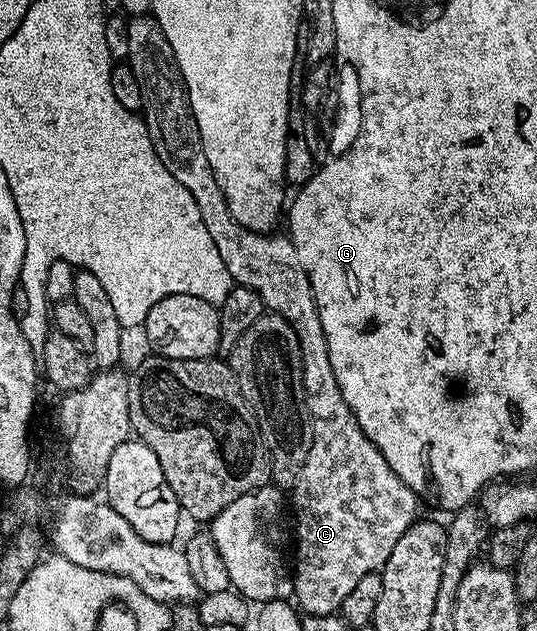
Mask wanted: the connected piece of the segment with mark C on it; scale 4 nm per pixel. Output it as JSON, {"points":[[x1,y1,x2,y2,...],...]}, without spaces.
{"points":[[135,16,128,21,128,34,129,52,125,61,131,67,133,76,137,76,137,84,141,88,141,117,147,125,149,140,153,140,153,152,161,156,161,164,173,172,177,184,185,184,185,188,189,188,197,200,201,220,205,220,205,228,209,236,213,236,213,244,217,244,217,252,221,252,225,268,229,268,232,283,253,288,253,292,261,296,264,307,270,313,280,314,289,320,293,332,297,332,305,404,311,417,311,447,309,460,305,460,305,468,301,468,301,476,295,481,295,489,289,498,290,505,291,502,295,505,293,598,304,615,335,614,342,607,345,596,357,588,357,580,361,580,361,576,382,571,397,540,401,540,403,533,416,521,415,493,399,479,393,468,389,468,389,464,385,464,385,456,381,456,365,432,361,432,349,404,345,404,345,396,341,396,337,376,333,376,333,364,329,364,329,344,325,344,325,328,321,328,321,316,309,284,304,255,297,252,290,237,278,238,275,232,258,234,256,230,237,224,229,212,227,201,223,199,221,188,213,176,213,168,209,168,209,160,205,157,201,132,187,95,187,85,173,56,173,48,169,48,169,40,165,40,165,32,161,32,154,16]]}

